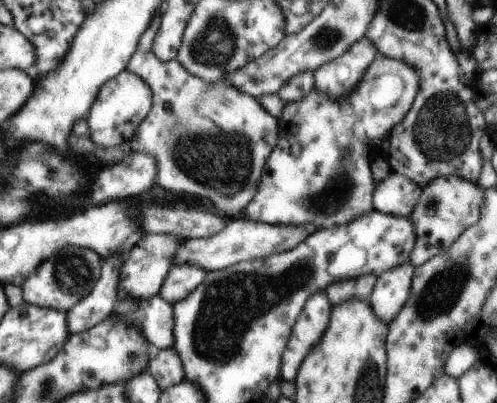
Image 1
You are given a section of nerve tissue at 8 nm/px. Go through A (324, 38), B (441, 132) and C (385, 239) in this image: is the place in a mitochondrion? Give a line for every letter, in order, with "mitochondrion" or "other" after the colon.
A: mitochondrion
B: mitochondrion
C: other

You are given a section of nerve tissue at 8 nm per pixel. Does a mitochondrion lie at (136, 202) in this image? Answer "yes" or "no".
no

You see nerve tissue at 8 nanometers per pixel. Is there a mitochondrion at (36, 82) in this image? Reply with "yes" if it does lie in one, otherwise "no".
no

